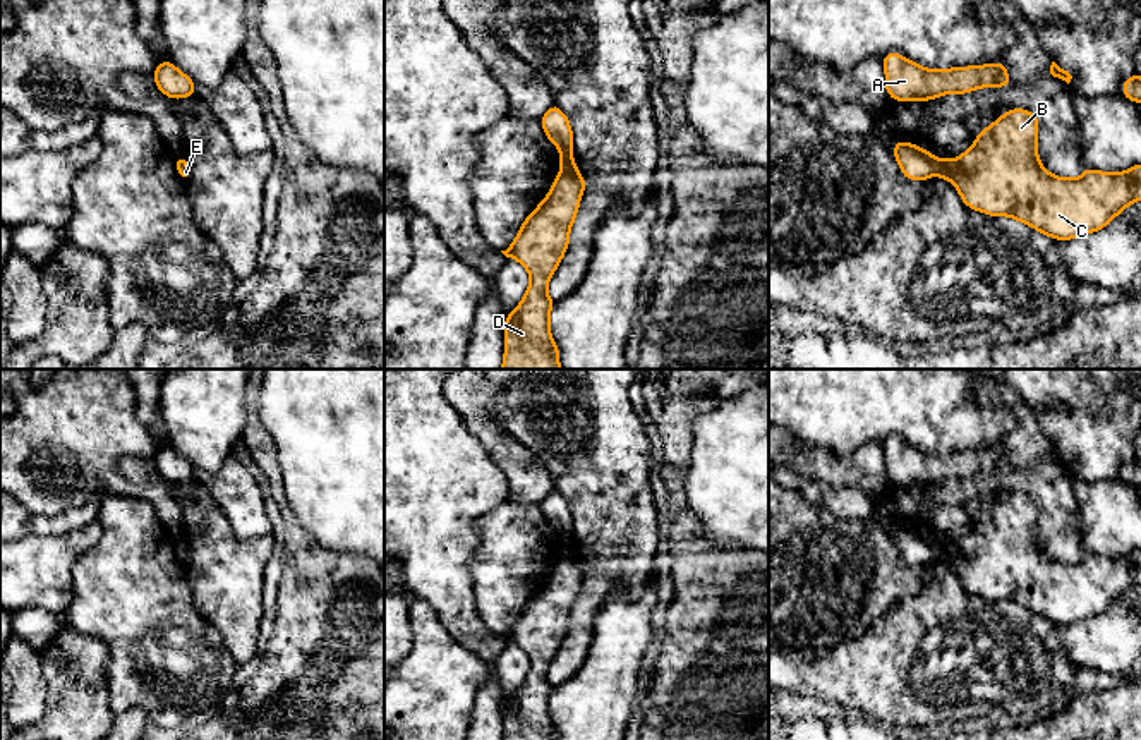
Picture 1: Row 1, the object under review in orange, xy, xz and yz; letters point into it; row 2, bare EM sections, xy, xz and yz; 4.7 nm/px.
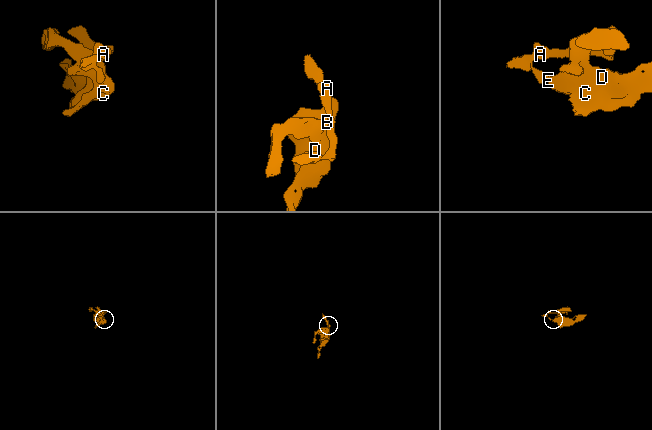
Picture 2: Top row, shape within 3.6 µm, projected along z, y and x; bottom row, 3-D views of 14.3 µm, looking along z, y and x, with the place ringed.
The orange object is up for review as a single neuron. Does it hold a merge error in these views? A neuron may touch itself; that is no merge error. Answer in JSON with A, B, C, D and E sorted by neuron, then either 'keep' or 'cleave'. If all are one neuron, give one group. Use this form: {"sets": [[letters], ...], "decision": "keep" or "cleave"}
{"sets": [["A"], ["B", "C", "D", "E"]], "decision": "cleave"}

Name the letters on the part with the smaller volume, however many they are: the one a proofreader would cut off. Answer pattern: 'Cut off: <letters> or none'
Cut off: A

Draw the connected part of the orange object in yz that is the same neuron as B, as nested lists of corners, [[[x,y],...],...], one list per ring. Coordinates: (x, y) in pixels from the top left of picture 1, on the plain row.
[[[1007,494],[985,512],[959,543],[933,541],[933,560],[957,572],[963,587],[990,601],[1011,601],[1055,623],[1071,625],[1107,611],[1134,585],[1141,585],[1141,549],[1107,558],[1084,553],[1078,563],[1052,560],[1040,548],[1036,522],[1040,503],[1024,494]]]

